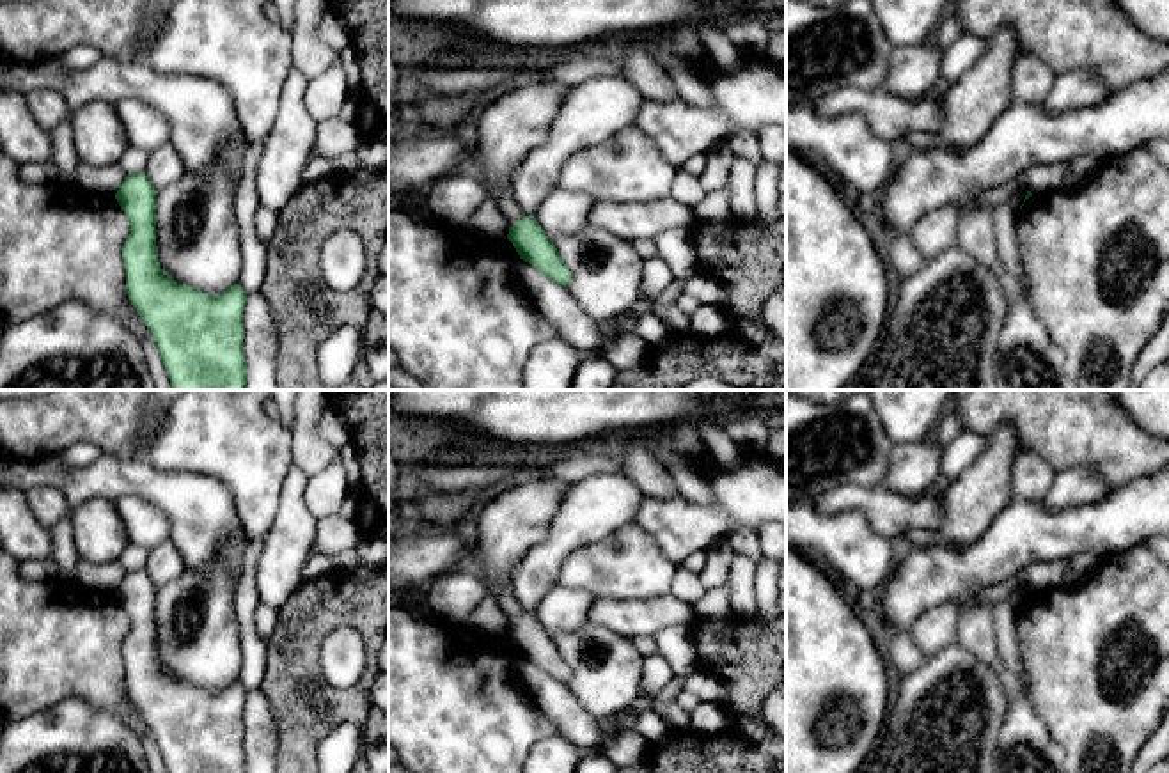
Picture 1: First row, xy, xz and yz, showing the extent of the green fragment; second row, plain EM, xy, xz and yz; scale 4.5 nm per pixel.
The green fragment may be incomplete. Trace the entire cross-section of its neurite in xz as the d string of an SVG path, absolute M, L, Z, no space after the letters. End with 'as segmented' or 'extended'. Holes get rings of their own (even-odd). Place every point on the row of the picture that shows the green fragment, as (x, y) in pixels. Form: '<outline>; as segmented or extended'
M525 216L509 227L507 239L516 248L520 259L532 264L545 277L568 287L571 271L561 259L553 241L545 234L534 216Z; as segmented

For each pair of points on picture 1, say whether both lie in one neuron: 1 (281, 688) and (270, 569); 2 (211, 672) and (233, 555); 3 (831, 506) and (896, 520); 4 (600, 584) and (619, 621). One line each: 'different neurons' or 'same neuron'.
1: different neurons
2: same neuron
3: same neuron
4: different neurons

